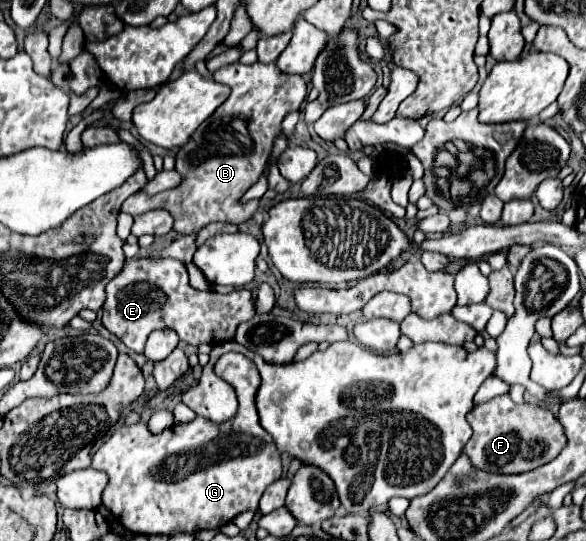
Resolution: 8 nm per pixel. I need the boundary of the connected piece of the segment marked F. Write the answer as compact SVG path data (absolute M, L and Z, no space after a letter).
M500 395L486 403L474 405L468 413L468 423L474 435L464 447L464 453L474 467L480 467L488 473L532 471L552 461L566 445L564 427L548 409L532 403L516 405L508 395Z

